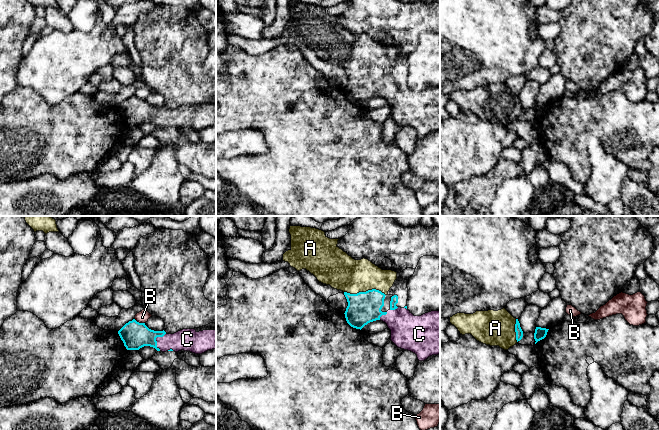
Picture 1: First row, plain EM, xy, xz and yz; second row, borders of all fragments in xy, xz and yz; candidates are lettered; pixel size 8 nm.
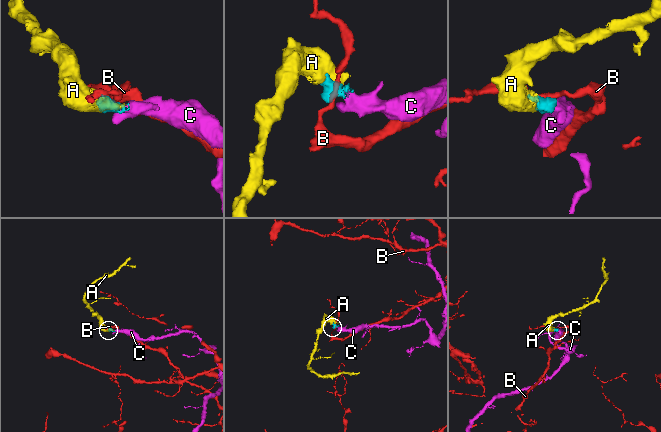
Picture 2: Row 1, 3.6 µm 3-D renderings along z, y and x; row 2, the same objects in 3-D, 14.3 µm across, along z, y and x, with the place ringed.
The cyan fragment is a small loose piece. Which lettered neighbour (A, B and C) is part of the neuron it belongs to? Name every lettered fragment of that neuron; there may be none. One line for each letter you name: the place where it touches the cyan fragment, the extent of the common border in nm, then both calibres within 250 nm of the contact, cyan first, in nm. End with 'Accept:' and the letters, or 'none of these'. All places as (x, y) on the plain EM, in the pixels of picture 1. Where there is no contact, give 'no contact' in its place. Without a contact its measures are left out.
A: meets cyan in xz at (365, 68); contact 340 nm long; 260 nm thick on the cyan side, 280 nm on the other
C: meets cyan in xy at (155, 115); contact 160 nm long; 220 nm thick on the cyan side, 170 nm on the other
Accept: A, C

